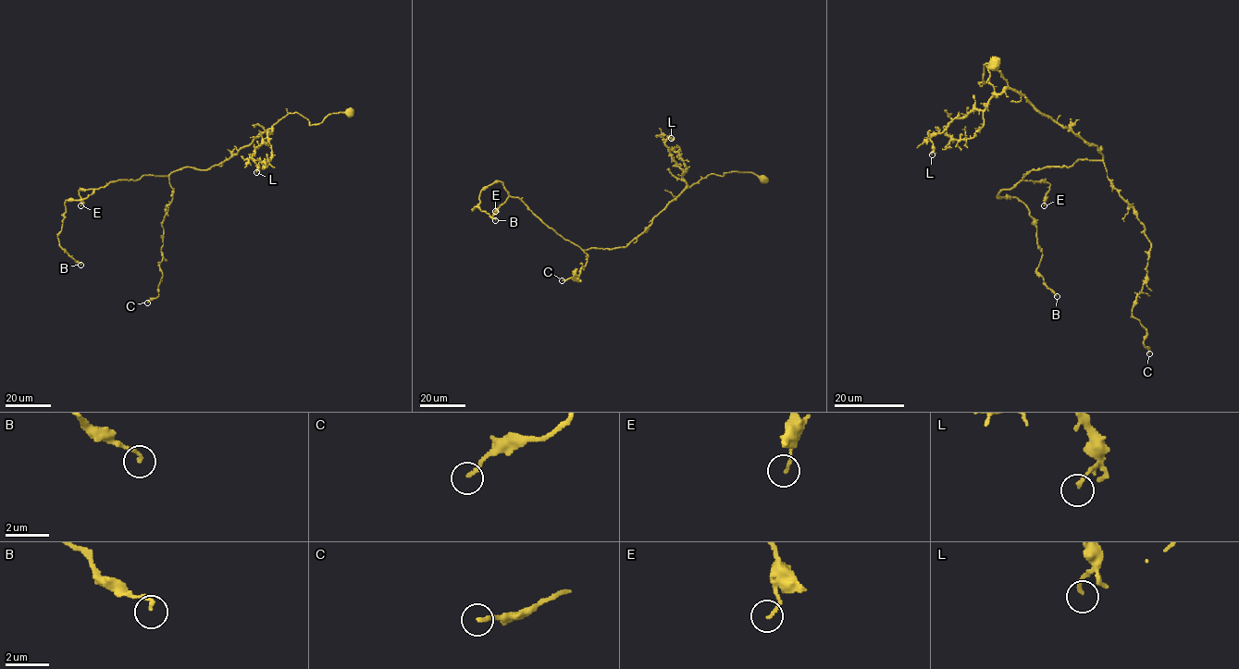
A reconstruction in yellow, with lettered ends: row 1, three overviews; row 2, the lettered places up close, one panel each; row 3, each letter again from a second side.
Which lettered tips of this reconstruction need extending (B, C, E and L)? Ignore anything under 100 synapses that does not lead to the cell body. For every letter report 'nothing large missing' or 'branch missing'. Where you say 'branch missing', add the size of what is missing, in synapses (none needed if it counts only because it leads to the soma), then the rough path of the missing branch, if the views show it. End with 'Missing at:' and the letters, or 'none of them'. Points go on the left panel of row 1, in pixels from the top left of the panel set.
B: nothing large missing
C: nothing large missing
E: nothing large missing
L: nothing large missing
Missing at: none of them

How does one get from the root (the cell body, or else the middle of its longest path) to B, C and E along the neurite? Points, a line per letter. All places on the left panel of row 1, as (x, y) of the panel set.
B: (351, 111), (311, 125), (288, 114), (206, 169), (117, 180), (66, 200), (59, 245), (80, 265)
C: (351, 111), (311, 125), (288, 114), (223, 162), (173, 171), (162, 277), (147, 303)
E: (351, 111), (330, 114), (311, 125), (296, 112), (288, 114), (220, 164), (80, 190), (80, 205)

